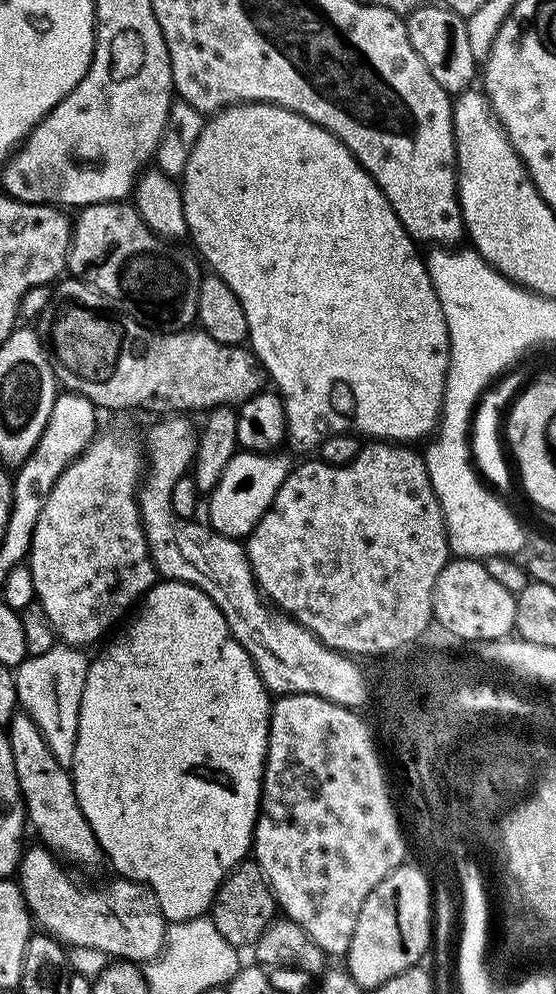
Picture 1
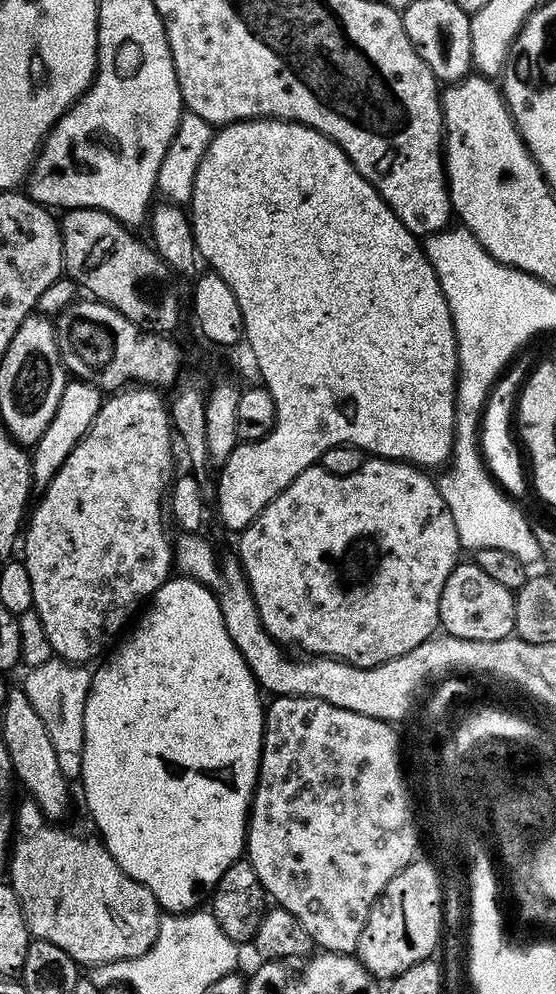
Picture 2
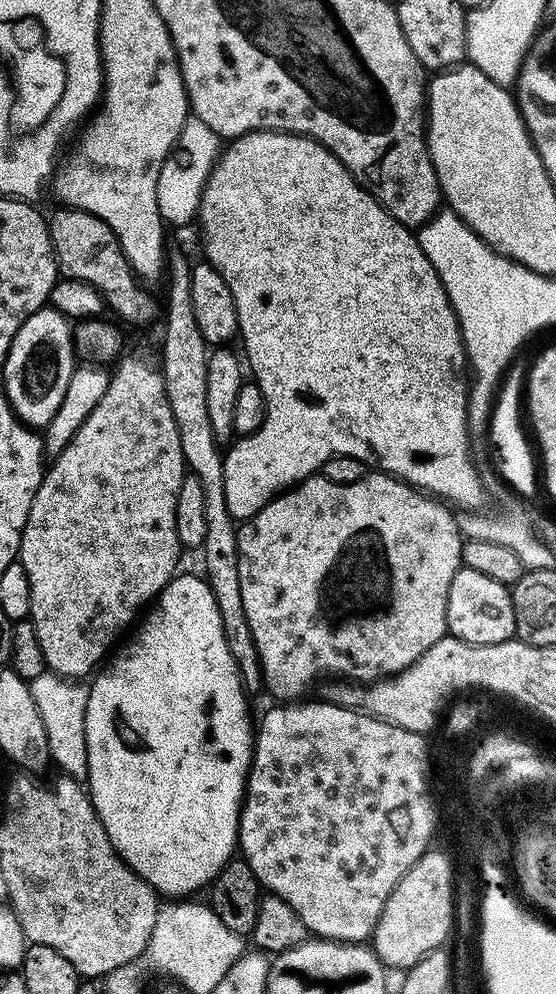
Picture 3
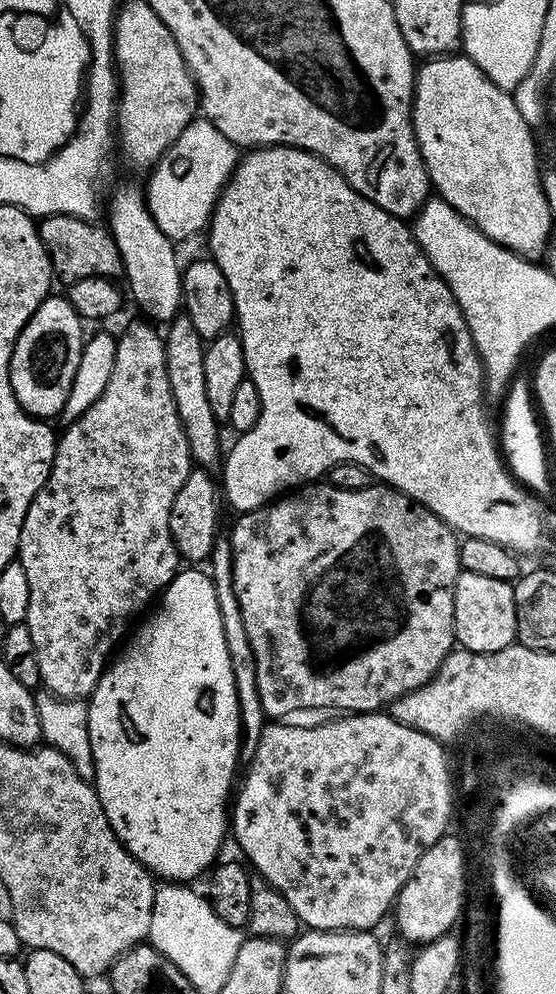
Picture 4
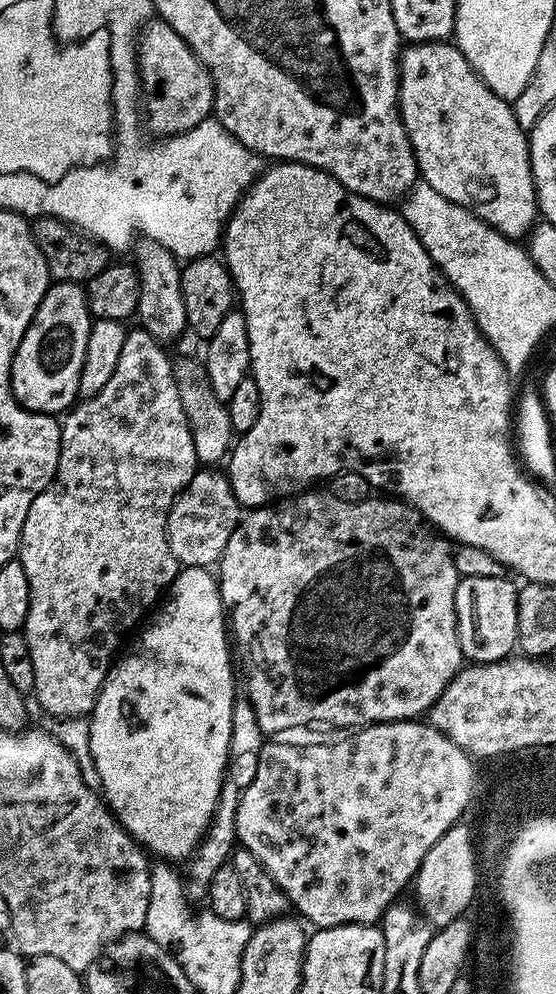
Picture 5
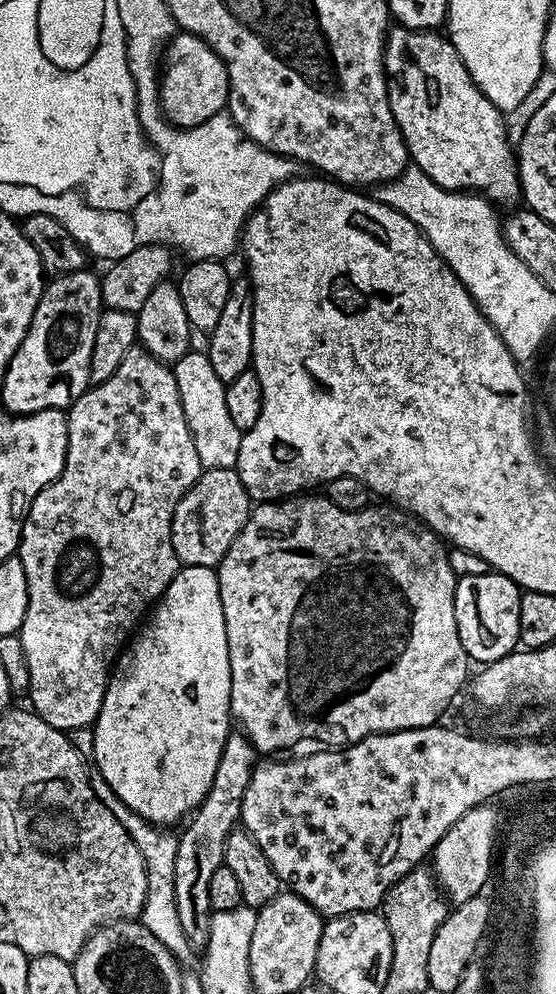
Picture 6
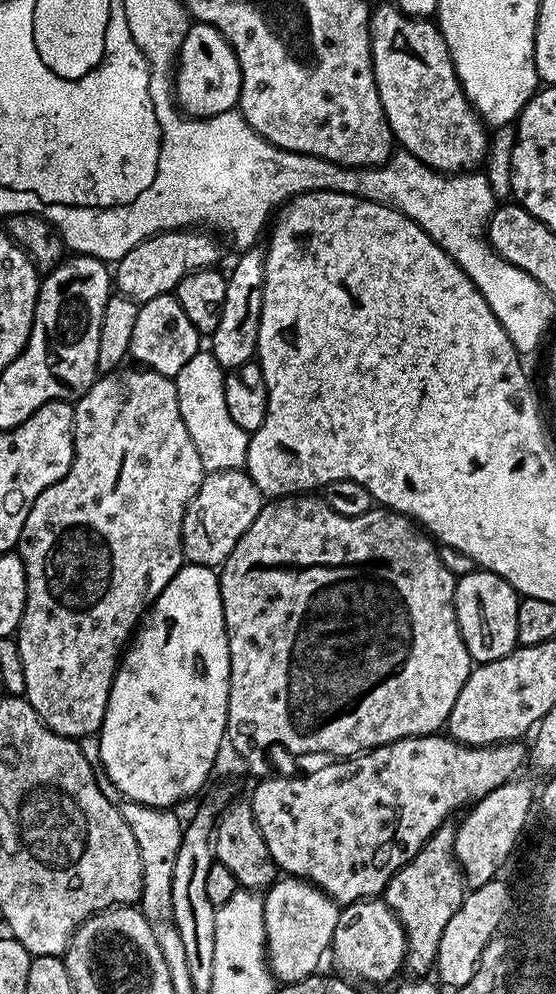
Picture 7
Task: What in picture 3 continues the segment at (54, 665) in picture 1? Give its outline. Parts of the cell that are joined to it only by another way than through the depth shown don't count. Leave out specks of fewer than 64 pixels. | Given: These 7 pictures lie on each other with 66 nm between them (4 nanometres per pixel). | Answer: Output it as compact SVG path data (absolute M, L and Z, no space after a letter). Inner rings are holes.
M44 671L41 676L31 682L34 703L38 706L38 714L42 714L42 723L46 725L46 738L50 741L51 763L60 767L65 776L84 782L88 778L88 751L86 750L86 702L88 688L83 683L67 676L58 676L55 672Z

